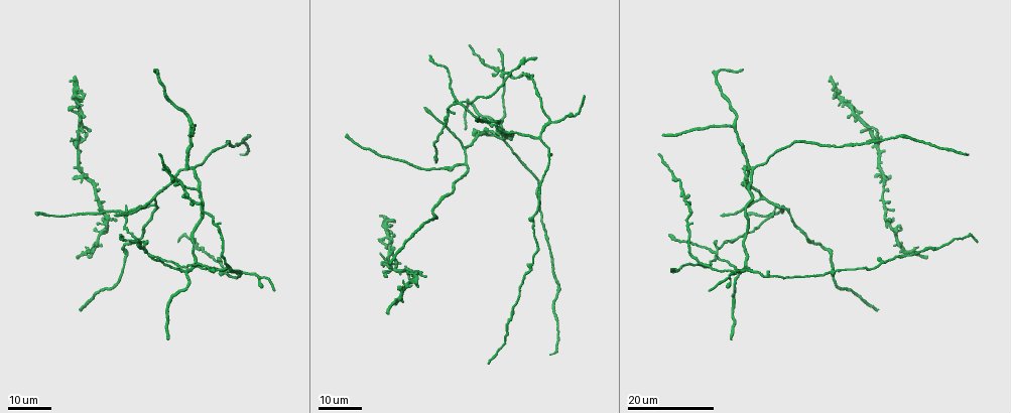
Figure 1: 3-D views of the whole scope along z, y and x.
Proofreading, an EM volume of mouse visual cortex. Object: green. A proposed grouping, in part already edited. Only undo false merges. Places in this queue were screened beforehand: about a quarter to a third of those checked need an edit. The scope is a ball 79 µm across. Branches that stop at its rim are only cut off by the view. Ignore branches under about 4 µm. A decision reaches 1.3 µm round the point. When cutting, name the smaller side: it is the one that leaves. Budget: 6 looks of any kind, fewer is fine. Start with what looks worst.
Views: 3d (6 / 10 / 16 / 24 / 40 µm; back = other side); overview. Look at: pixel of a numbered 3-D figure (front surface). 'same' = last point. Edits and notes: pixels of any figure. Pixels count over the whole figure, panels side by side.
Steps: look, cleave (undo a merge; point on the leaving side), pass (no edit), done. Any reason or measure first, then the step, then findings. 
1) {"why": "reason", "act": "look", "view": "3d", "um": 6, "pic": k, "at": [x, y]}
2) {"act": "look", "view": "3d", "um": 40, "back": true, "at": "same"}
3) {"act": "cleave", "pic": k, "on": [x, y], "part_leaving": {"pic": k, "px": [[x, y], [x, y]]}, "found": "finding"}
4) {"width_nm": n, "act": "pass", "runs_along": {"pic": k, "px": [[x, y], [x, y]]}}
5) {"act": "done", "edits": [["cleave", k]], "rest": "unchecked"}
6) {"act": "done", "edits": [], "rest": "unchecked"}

{"why": "looks like a crossing", "act": "look", "view": "3d", "um": 24, "pic": 1, "at": [461, 102]}

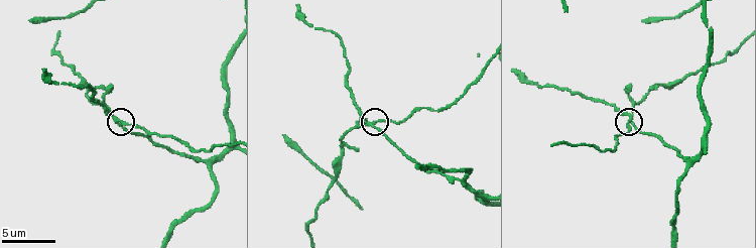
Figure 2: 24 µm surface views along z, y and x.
{"why": "zoom in", "act": "look", "view": "3d", "um": 6, "pic": 2, "at": [121, 121]}

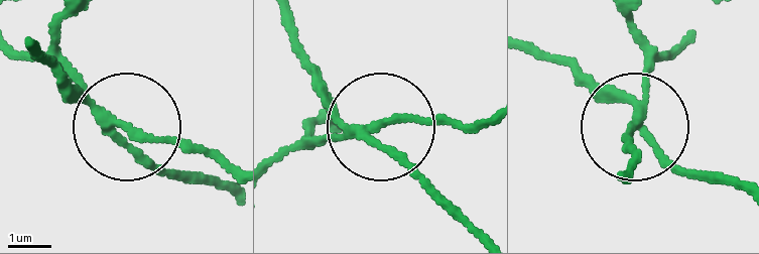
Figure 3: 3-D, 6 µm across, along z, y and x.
{"arms": 4, "act": "cleave", "pic": 3, "on": [319, 143], "part_leaving": {"pic": 3, "px": [[358, 135], [386, 124], [484, 124]]}, "found": "a second neuron is stuck on"}

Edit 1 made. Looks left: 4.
{"act": "look", "view": "overview"}

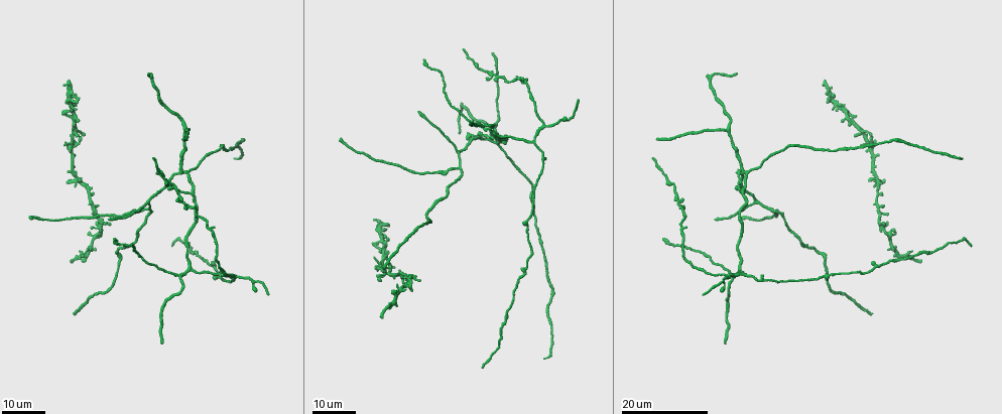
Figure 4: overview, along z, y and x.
{"why": "four or more arms meet", "act": "look", "view": "3d", "um": 24, "pic": 4, "at": [742, 181]}

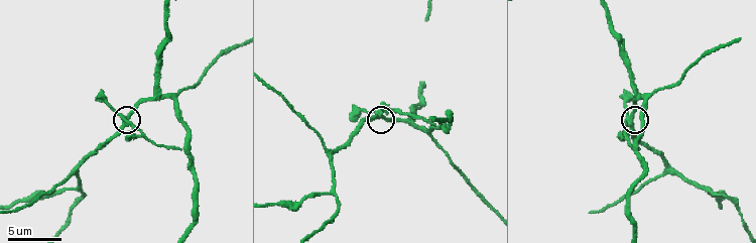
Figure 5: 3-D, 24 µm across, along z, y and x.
{"act": "look", "view": "3d", "um": 10, "pic": 5, "at": [629, 118]}

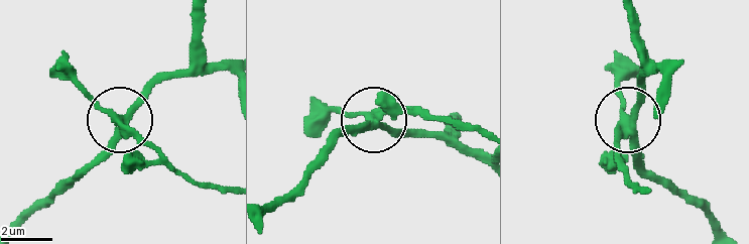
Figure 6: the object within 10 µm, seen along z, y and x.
{"act": "cleave", "pic": 6, "on": [391, 116], "part_leaving": {"pic": 6, "px": [[379, 116], [422, 111], [462, 131], [481, 131]]}, "found": "two neurons meet here"}

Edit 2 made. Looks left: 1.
{"why": "three arms meet", "act": "look", "view": "3d", "um": 16, "pic": 2, "at": [483, 195]}

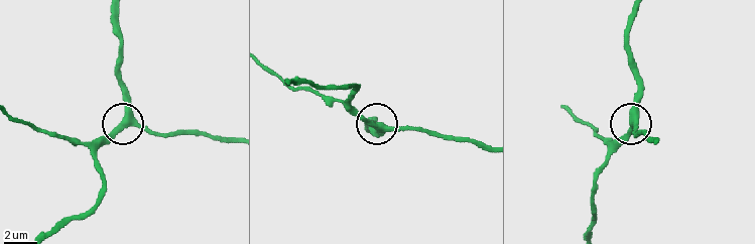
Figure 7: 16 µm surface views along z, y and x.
{"arms": 3, "act": "pass", "runs_along": {"pic": 7, "px": [[635, 13], [627, 57], [639, 90], [639, 110], [608, 149]]}, "found": "one neuron here"}

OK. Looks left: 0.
{"act": "done", "edits": [["cleave", 3], ["cleave", 6]], "rest": "unchecked"}

